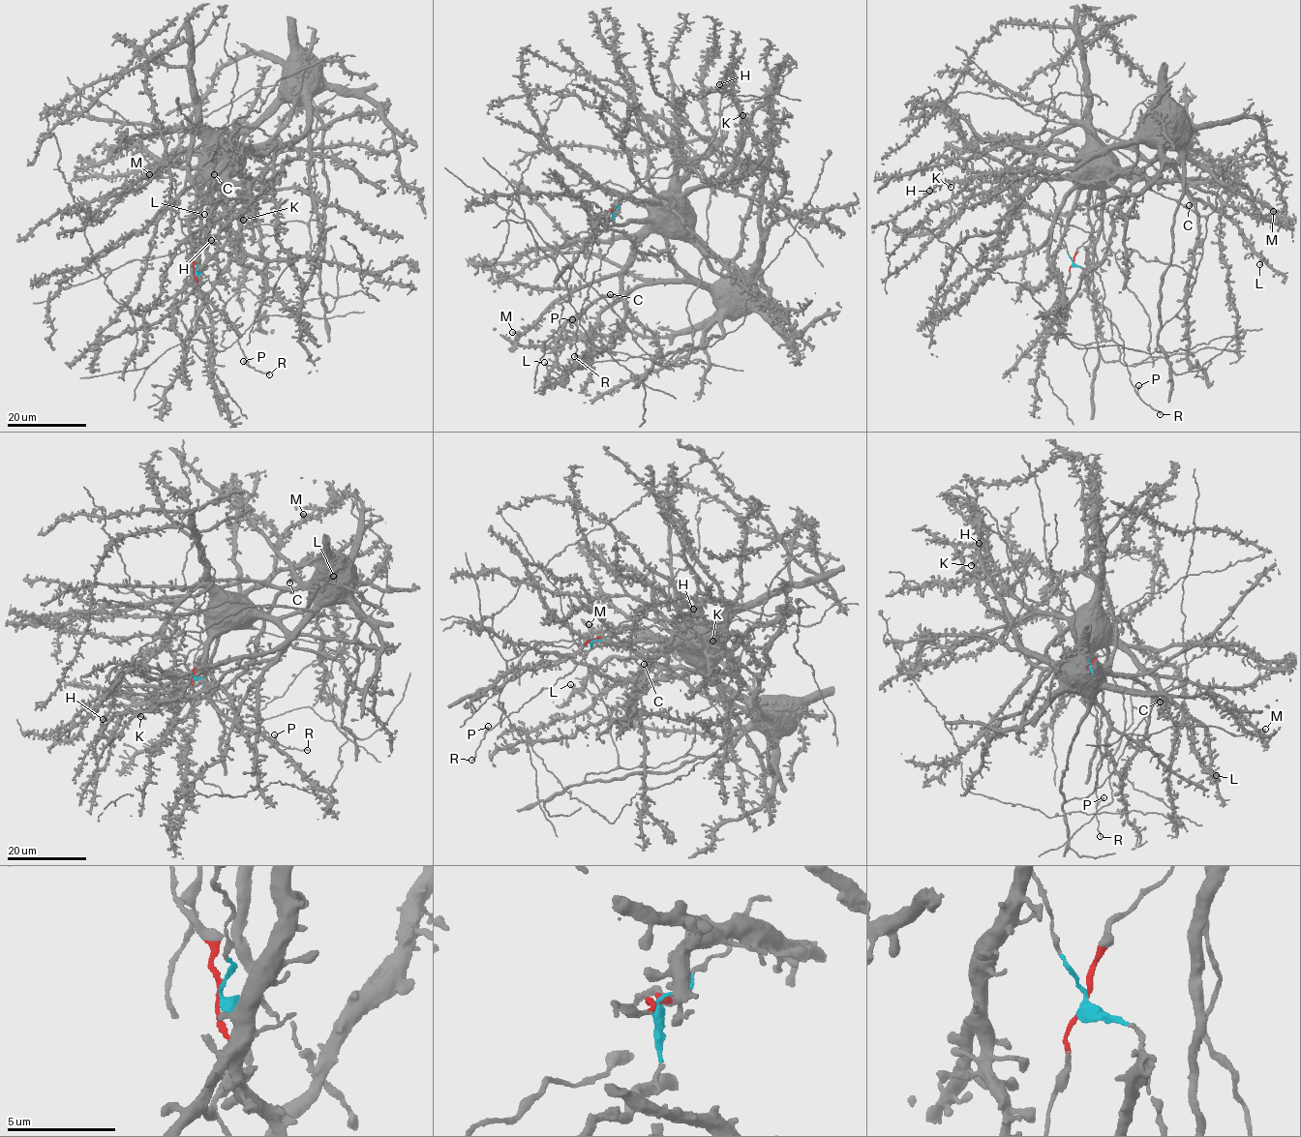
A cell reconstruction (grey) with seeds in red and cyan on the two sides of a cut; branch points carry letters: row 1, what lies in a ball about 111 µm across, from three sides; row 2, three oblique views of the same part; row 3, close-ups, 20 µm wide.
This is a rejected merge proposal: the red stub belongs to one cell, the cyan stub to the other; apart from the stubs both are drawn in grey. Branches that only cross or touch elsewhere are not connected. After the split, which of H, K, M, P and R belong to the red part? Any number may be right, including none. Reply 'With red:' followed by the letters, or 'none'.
With red: H, K, M

